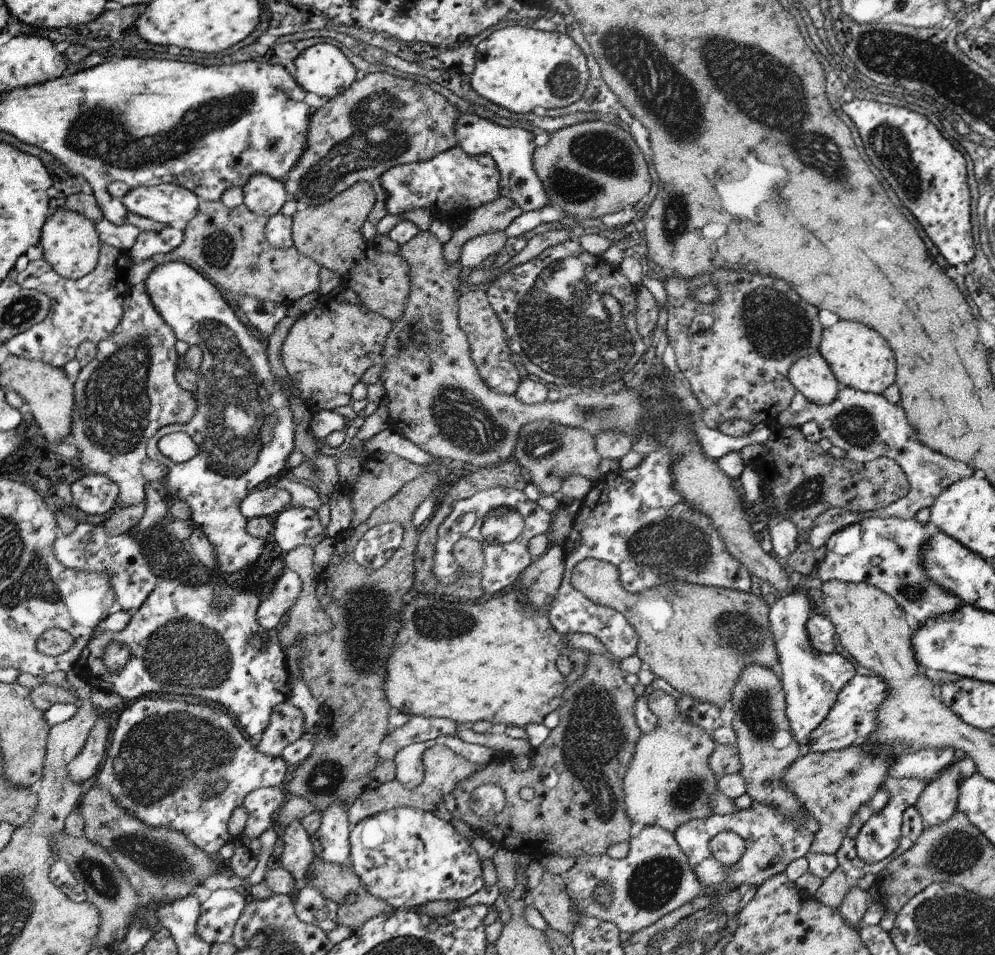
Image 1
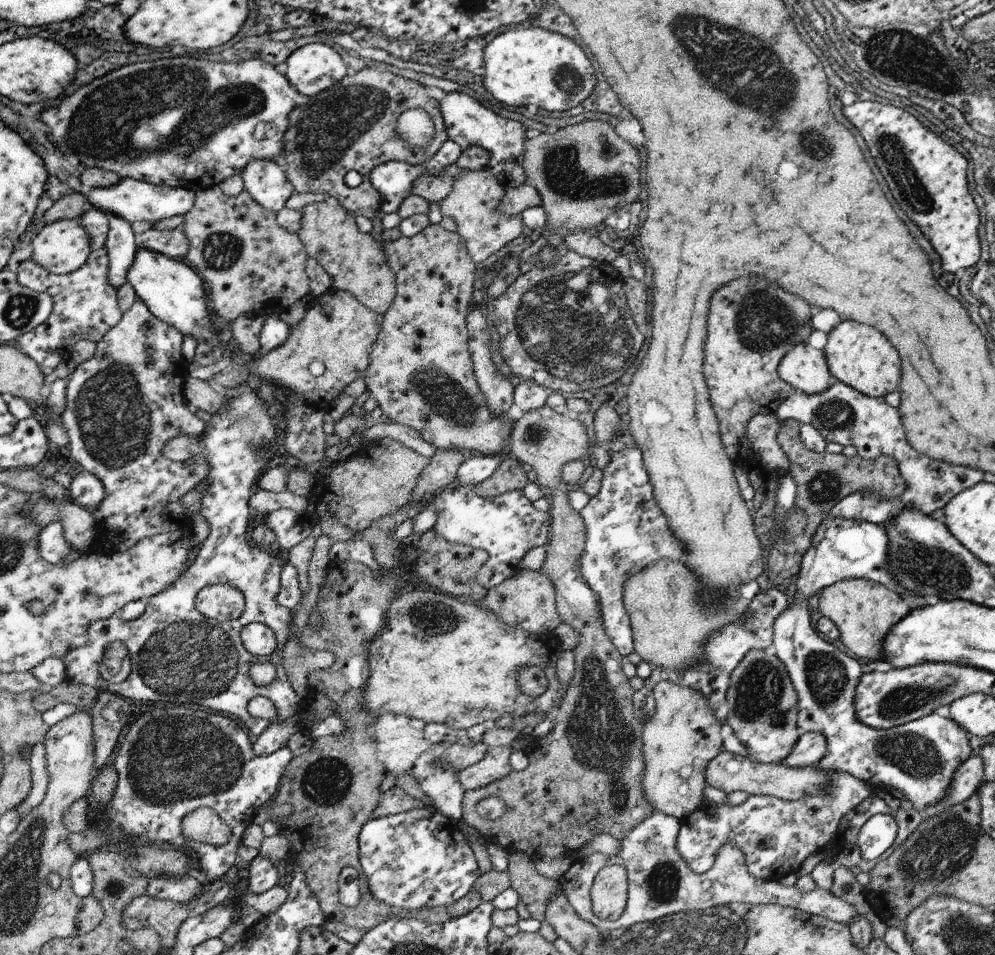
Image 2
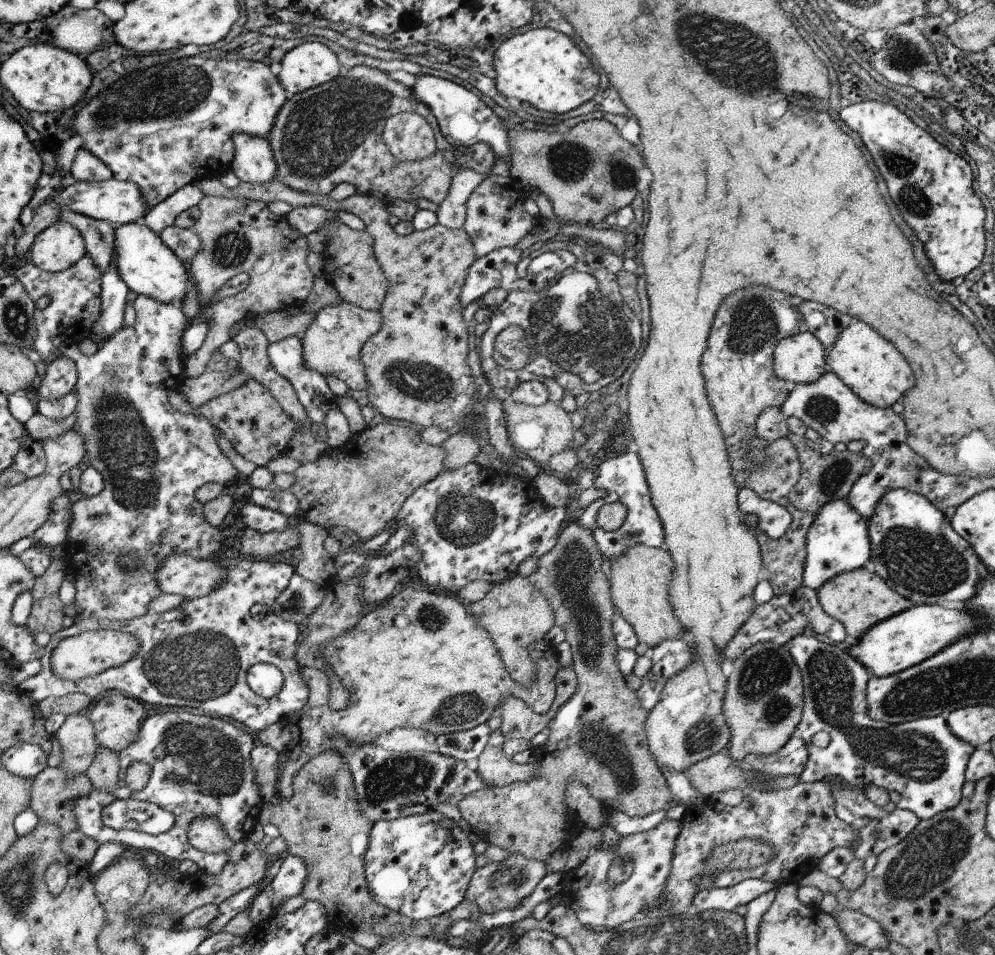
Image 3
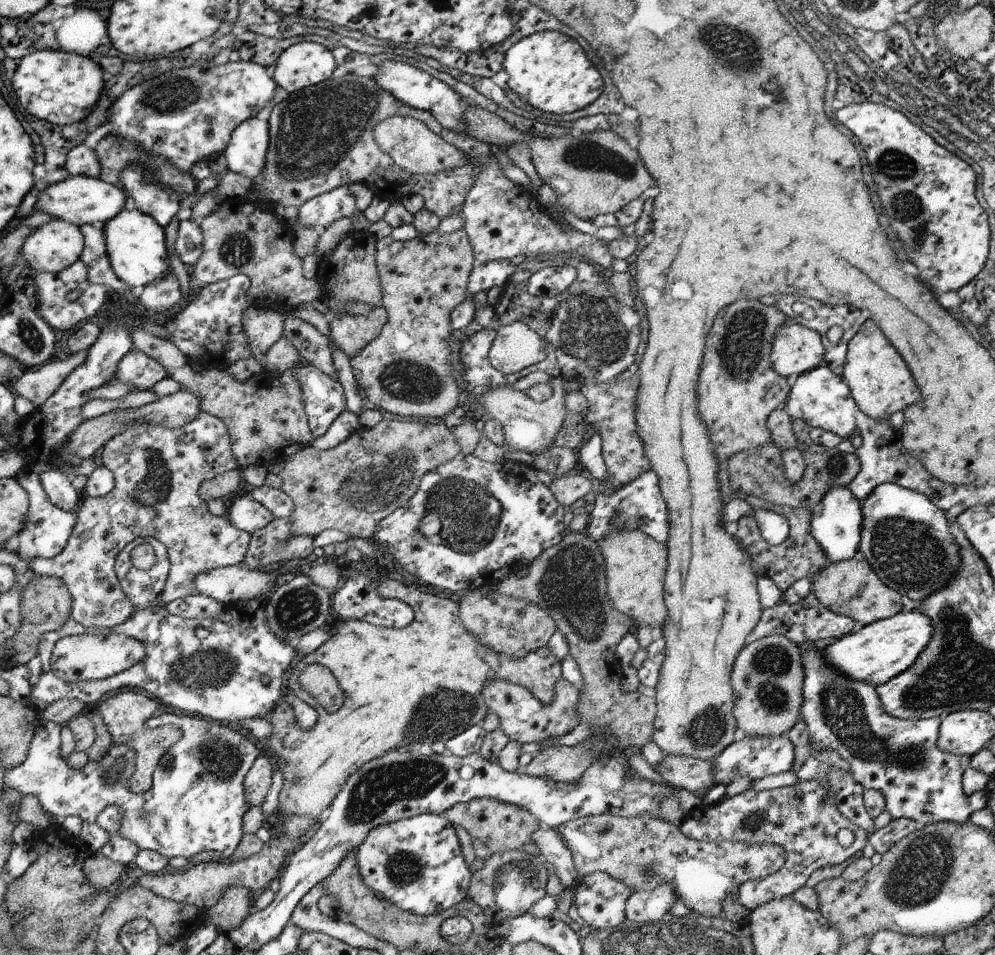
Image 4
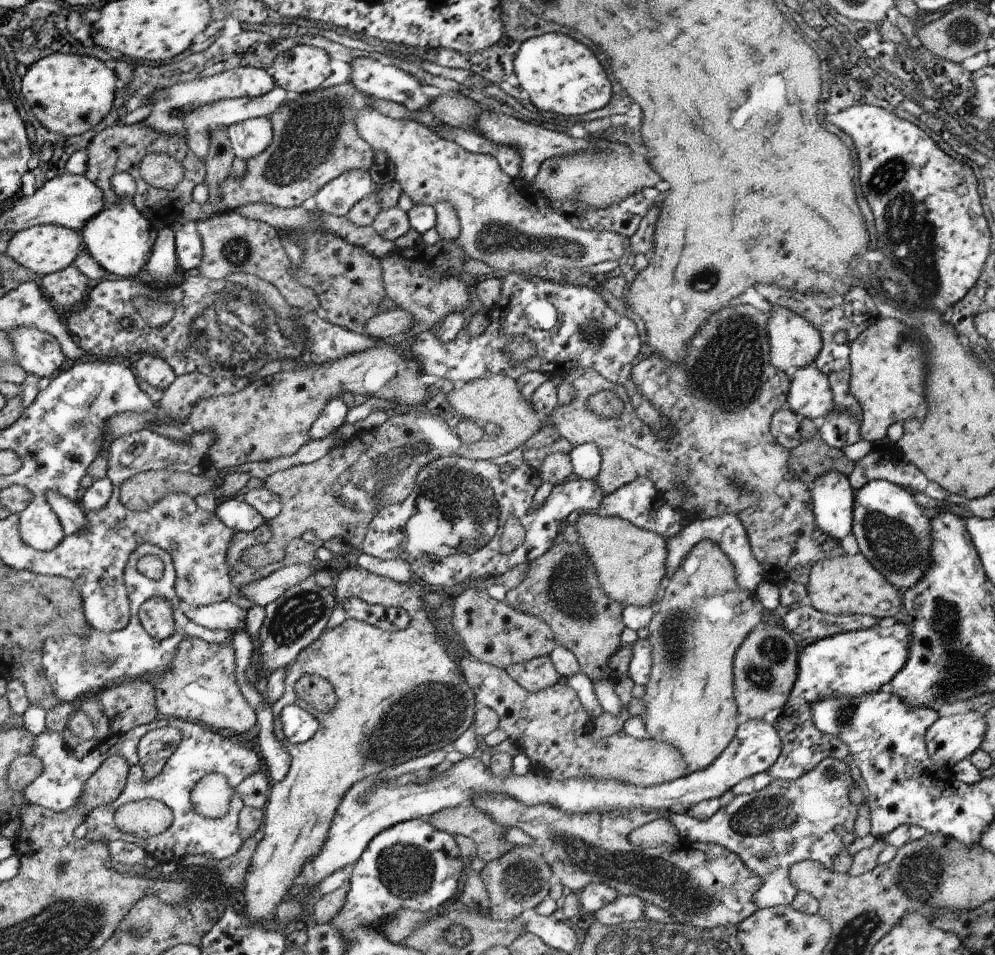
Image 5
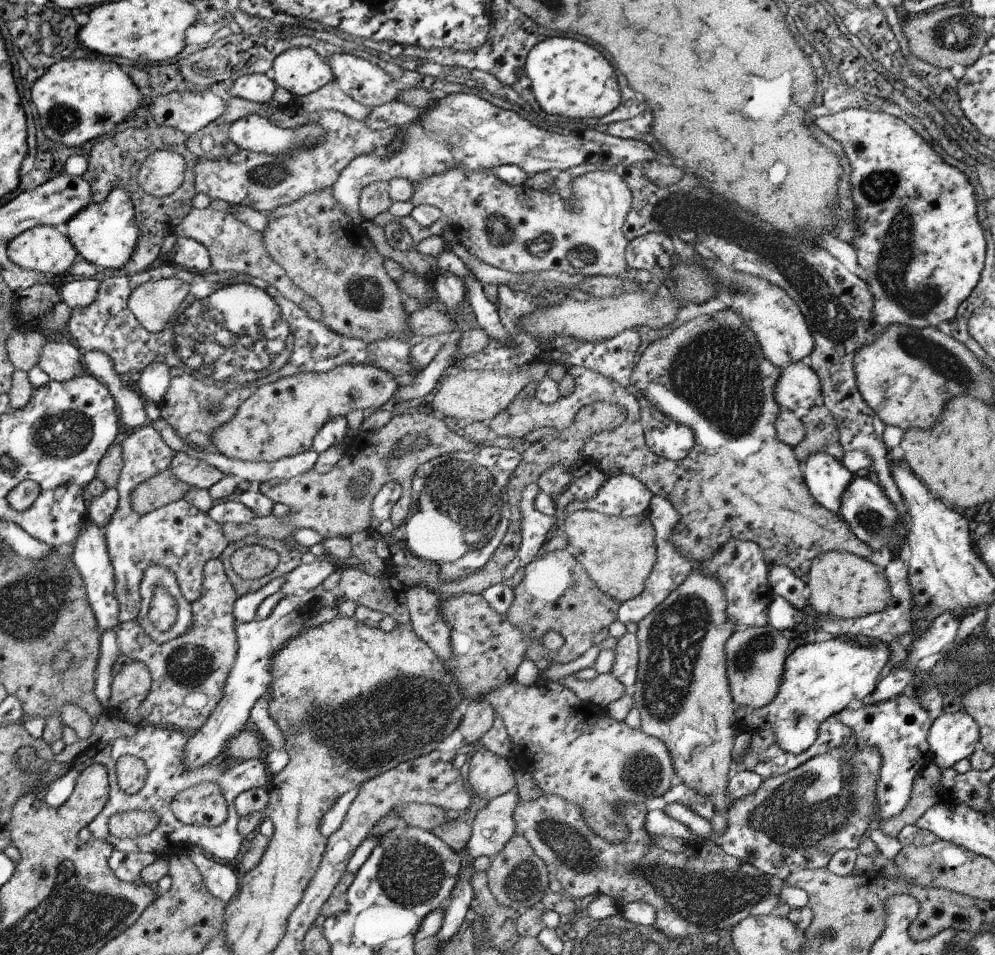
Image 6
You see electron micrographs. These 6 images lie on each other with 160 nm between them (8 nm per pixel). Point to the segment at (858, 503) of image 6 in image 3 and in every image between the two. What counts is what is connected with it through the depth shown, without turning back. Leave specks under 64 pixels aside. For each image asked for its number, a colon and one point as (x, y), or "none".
3: (914, 549)
4: (906, 540)
5: (893, 531)

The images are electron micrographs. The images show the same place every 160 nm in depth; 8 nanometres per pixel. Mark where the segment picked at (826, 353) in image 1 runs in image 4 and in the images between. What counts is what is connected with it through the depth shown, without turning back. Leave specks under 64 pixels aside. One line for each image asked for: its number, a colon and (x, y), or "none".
2: (857, 355)
3: (870, 366)
4: (881, 384)

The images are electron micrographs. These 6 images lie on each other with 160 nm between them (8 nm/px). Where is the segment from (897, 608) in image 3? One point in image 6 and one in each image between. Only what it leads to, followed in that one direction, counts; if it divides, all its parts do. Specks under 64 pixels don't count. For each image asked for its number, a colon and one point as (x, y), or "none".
4: (850, 588)
5: (841, 585)
6: (846, 586)

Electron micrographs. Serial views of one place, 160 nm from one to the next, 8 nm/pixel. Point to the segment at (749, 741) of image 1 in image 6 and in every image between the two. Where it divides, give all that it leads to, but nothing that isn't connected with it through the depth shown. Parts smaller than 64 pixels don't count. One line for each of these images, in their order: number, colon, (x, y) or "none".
2: (762, 710)
3: (764, 700)
4: (767, 678)
5: (765, 668)
6: (755, 656)

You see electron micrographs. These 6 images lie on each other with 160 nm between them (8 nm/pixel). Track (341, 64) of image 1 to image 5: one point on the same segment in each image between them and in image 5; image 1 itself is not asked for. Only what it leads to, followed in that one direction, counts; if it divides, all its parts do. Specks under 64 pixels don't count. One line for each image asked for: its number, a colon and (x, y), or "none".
2: (315, 68)
3: (312, 64)
4: (303, 65)
5: (301, 69)

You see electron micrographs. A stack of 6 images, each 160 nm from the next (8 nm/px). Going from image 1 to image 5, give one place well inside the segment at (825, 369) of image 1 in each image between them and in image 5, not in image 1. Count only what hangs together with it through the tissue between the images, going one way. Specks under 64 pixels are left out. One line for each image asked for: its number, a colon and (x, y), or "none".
2: (804, 368)
3: (801, 358)
4: (795, 349)
5: (793, 341)

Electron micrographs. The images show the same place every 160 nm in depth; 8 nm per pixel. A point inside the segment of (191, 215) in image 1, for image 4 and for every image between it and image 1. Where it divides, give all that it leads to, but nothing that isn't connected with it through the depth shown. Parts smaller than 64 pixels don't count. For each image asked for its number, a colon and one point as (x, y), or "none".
2: (134, 200)
3: (121, 202)
4: (80, 200)

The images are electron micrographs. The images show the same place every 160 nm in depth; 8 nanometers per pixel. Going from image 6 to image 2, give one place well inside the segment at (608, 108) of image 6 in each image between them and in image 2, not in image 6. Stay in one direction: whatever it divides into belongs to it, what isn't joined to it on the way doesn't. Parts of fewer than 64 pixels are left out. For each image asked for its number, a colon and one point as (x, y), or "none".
2: (536, 66)
3: (543, 67)
4: (550, 69)
5: (560, 75)

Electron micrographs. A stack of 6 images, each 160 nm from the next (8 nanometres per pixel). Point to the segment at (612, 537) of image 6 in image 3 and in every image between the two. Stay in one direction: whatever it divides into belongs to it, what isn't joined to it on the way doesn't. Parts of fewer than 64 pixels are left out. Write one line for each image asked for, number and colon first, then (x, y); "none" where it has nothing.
3: (640, 578)
4: (635, 564)
5: (630, 563)

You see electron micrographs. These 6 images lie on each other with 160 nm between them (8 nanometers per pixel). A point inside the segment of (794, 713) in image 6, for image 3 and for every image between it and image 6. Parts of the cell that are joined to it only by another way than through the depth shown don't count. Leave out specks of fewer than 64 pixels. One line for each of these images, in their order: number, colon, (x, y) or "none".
3: (907, 639)
4: (876, 653)
5: (853, 663)

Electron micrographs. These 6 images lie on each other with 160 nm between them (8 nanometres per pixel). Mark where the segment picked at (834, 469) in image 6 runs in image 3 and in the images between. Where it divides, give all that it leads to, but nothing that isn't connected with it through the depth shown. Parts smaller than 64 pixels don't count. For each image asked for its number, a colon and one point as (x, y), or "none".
3: (838, 541)
4: (836, 524)
5: (833, 499)

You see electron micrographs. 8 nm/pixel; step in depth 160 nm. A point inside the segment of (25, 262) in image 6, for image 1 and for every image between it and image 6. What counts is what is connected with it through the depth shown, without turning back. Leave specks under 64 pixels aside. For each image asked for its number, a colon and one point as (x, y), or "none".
1: (70, 242)
2: (62, 247)
3: (61, 246)
4: (54, 247)
5: (43, 249)

